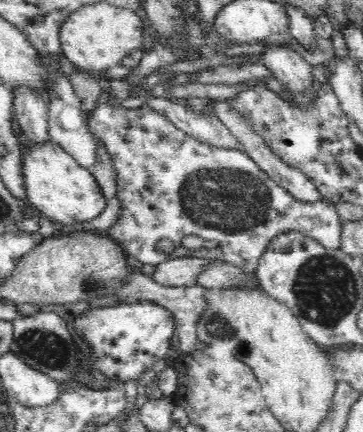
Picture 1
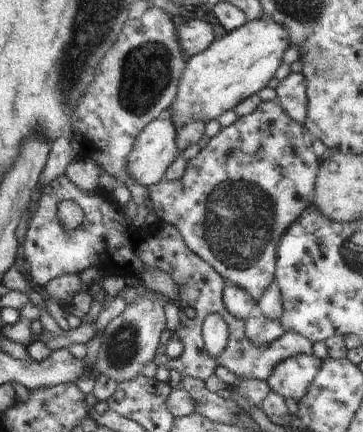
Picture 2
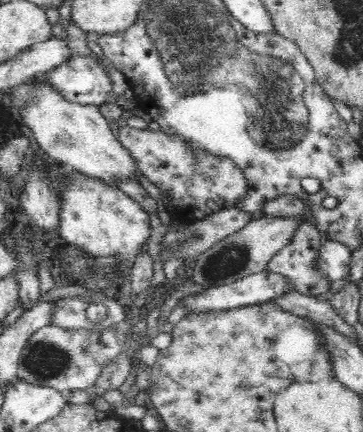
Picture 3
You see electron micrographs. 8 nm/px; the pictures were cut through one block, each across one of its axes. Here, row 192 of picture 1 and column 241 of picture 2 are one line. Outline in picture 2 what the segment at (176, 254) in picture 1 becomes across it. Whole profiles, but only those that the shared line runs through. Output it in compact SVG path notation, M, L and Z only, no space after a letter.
M263 102L251 116L239 118L233 126L223 128L219 136L211 138L207 148L195 160L187 162L187 172L181 180L163 180L163 184L149 188L157 222L177 226L191 252L213 266L225 282L241 286L259 302L277 280L283 236L315 204L319 170L313 142L315 136L311 130L293 120L281 104Z

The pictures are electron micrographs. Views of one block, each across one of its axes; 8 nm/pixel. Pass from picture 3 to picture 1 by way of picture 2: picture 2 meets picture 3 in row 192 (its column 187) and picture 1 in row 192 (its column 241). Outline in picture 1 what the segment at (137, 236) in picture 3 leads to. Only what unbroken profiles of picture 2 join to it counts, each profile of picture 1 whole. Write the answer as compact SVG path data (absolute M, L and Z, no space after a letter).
M46 142L44 146L40 146L40 150L24 150L22 164L28 202L52 222L66 226L84 224L98 218L106 210L108 200L104 198L104 192L100 190L96 178L90 174L90 170L82 168L76 158L66 154L58 144Z

